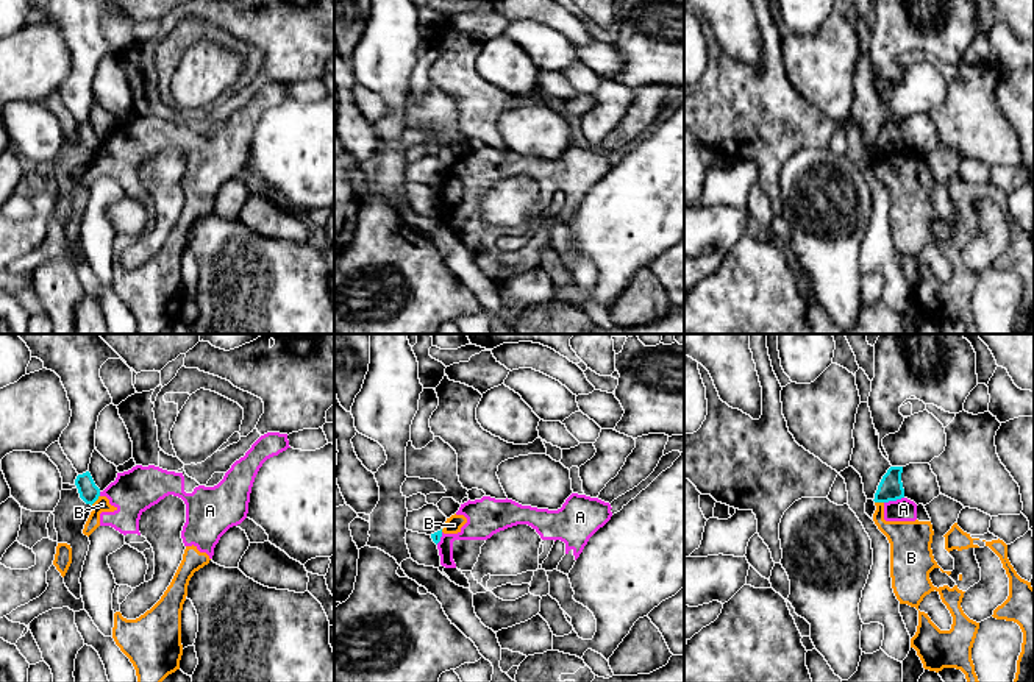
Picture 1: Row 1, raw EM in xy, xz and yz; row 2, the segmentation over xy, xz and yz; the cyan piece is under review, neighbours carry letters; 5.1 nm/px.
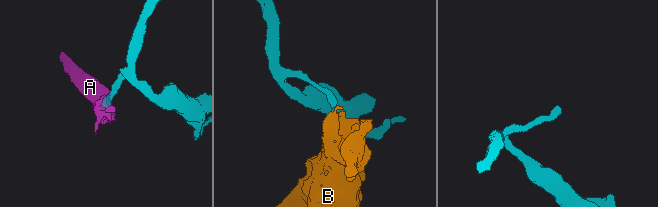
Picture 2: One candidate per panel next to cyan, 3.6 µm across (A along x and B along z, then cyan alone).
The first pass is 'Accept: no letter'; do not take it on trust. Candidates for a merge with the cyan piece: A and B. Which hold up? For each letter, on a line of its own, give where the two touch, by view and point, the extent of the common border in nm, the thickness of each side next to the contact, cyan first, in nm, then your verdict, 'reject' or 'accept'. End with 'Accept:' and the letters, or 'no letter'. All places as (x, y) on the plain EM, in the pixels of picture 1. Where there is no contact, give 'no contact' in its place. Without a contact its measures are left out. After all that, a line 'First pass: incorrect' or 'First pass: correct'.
A: yz (894, 150) | 110 nm | 130/120 nm | reject
B: xy (96, 150) | 70 nm | 100/80 nm | reject
Accept: no letter
First pass: correct

